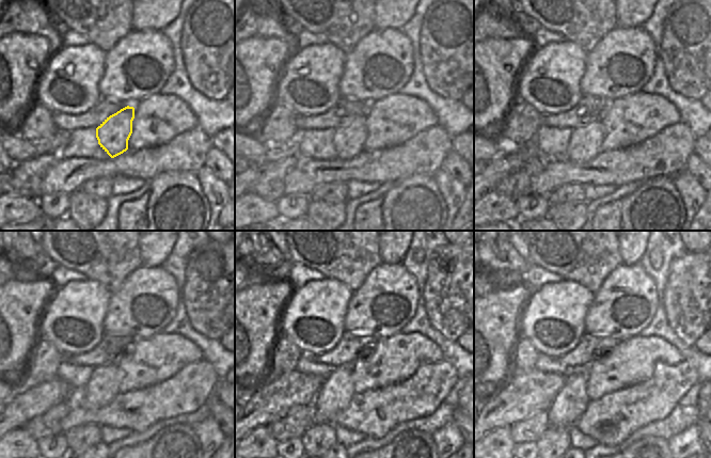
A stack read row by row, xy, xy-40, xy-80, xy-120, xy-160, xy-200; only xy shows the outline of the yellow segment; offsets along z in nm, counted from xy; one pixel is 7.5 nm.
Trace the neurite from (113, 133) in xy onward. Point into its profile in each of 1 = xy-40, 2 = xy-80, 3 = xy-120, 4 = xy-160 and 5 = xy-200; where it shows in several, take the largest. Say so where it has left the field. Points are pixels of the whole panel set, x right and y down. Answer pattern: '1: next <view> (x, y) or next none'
1: next xy-40 (348, 141)
2: next xy-80 (585, 143)
3: next xy-120 (104, 384)
4: next xy-160 (337, 390)
5: next xy-200 (567, 407)

